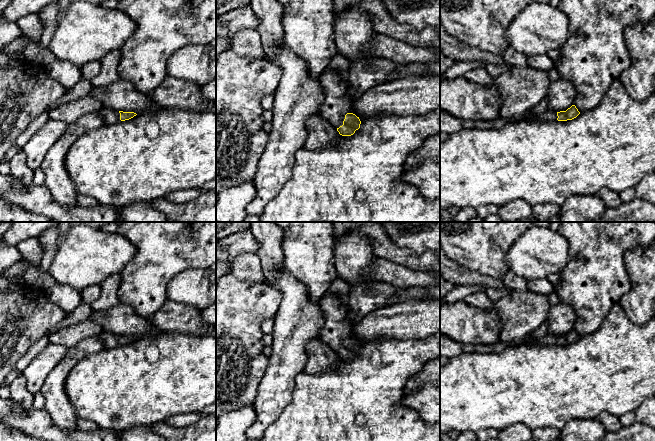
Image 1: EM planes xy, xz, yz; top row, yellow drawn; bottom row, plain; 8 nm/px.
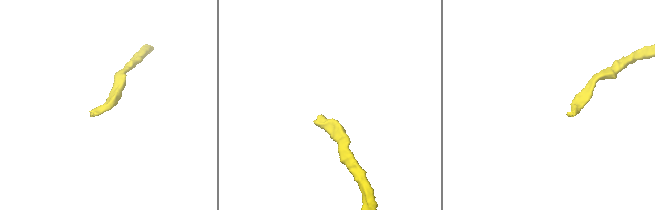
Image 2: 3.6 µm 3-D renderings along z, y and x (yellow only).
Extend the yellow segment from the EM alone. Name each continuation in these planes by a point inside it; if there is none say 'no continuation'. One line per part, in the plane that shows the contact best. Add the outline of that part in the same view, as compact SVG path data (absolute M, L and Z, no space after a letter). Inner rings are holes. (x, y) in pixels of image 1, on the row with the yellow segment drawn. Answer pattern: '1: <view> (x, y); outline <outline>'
1: xz (335, 106); outline M329 67L319 79L324 94L320 116L337 129L343 125L345 115L352 112L352 101L346 98L348 82Z

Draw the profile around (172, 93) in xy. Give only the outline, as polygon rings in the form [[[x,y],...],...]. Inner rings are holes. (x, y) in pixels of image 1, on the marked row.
[[[169,75],[150,94],[150,98],[159,108],[178,108],[202,112],[211,107],[211,104],[203,97],[201,86]]]

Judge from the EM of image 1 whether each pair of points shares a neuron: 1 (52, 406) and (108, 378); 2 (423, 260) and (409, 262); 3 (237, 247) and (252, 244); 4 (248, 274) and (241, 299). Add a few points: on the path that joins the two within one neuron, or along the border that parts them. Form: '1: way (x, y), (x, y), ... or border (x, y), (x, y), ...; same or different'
1: border (67, 375), (65, 393), (78, 416); different
2: way (420, 262), (412, 262); same
3: way (241, 244), (248, 244); same
4: border (230, 271), (240, 281), (263, 282); different

